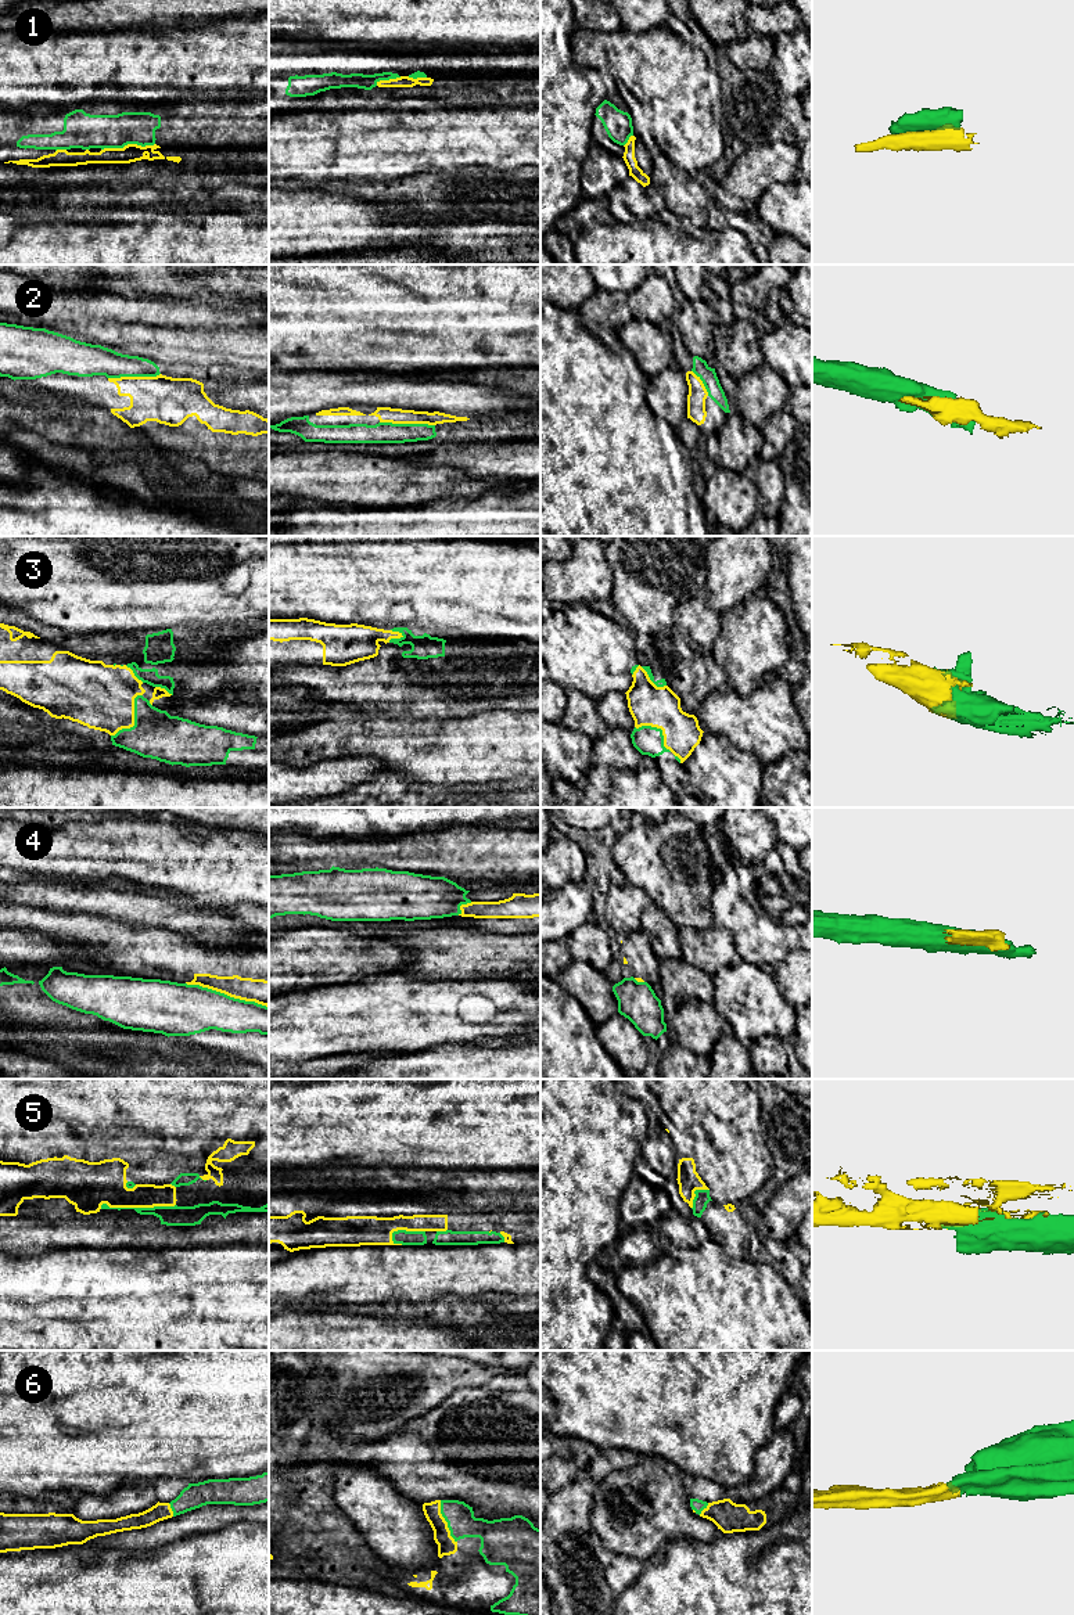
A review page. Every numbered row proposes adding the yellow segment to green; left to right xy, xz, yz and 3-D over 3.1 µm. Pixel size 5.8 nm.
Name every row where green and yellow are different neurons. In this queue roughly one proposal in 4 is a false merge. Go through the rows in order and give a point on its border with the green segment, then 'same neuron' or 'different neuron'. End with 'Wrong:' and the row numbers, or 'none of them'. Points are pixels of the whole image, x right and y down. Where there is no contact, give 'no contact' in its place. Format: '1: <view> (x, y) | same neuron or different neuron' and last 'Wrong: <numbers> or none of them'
1: xy (128, 143) | different neuron
2: xz (408, 424) | same neuron
3: xy (135, 719) | same neuron
4: xy (226, 995) | different neuron
5: xy (136, 1208) | different neuron
6: xz (445, 1520) | same neuron
Wrong: 1, 4, 5

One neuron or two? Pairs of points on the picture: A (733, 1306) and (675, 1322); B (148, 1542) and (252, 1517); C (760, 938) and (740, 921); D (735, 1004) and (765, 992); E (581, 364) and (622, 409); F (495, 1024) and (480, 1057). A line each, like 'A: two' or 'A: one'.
A: one
B: one
C: one
D: one
E: one
F: two

